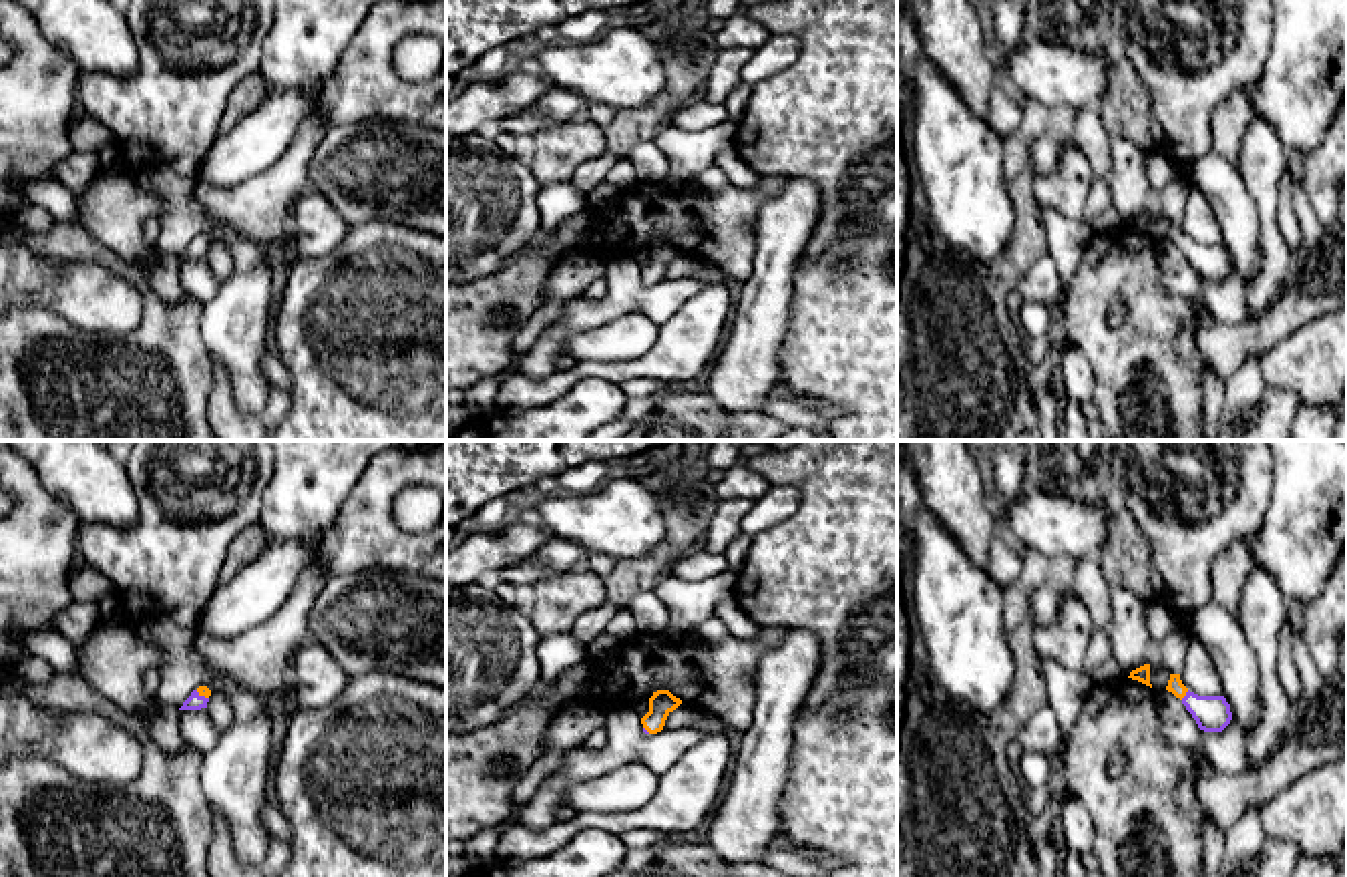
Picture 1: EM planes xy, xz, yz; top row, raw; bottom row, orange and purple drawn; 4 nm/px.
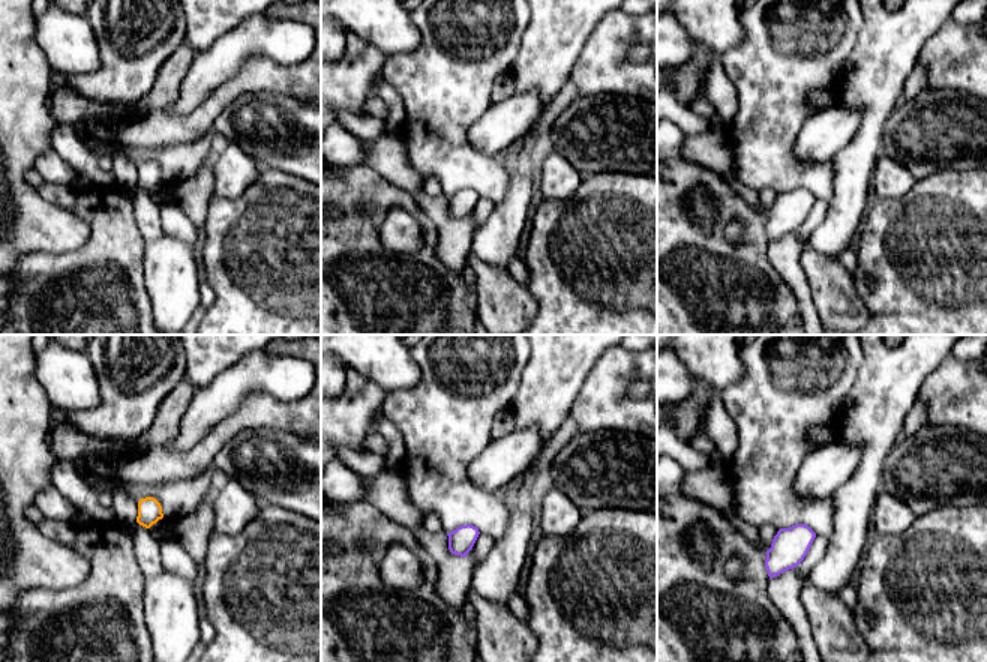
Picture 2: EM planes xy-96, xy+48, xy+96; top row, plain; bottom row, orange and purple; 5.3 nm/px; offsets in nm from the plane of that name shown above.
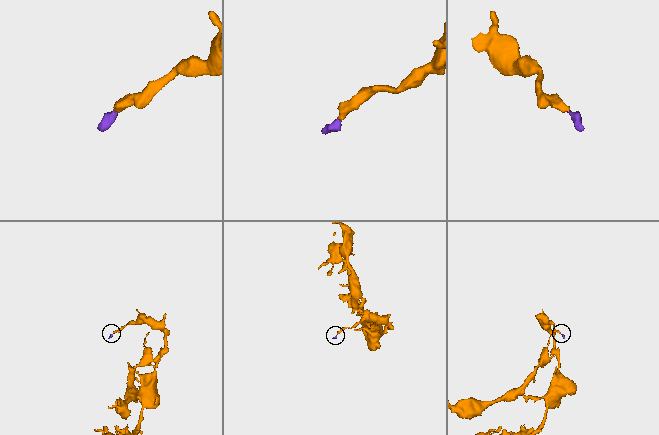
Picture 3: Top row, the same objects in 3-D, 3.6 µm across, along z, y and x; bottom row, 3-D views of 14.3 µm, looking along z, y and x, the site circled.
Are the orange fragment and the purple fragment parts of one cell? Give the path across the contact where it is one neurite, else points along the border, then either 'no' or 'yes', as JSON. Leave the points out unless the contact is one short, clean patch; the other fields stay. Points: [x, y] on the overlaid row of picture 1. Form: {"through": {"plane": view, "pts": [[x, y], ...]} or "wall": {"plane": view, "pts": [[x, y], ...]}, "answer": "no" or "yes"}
{"through": {"plane": "yz", "pts": [[1175, 684], [1185, 694], [1195, 705], [1213, 713]]}, "answer": "yes"}

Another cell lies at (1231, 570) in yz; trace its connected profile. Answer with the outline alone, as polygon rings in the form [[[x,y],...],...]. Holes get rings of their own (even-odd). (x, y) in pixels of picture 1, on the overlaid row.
[[[1236,539],[1212,565],[1214,603],[1238,613],[1242,587],[1253,571],[1250,539]]]

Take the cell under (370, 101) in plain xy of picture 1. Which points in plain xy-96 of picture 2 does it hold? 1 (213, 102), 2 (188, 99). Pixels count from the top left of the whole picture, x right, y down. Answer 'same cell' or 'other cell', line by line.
1: same cell
2: other cell

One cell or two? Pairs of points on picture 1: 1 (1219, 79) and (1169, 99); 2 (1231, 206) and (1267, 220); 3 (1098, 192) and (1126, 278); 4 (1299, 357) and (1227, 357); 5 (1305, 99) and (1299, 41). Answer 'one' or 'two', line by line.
1: one
2: two
3: two
4: two
5: one

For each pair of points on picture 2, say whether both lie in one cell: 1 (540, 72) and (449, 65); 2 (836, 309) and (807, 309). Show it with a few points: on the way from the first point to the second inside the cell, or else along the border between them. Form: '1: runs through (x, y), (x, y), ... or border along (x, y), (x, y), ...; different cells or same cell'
1: border along (522, 35), (522, 44), (509, 68); different cells
2: border along (804, 276), (816, 314), (821, 318); different cells

